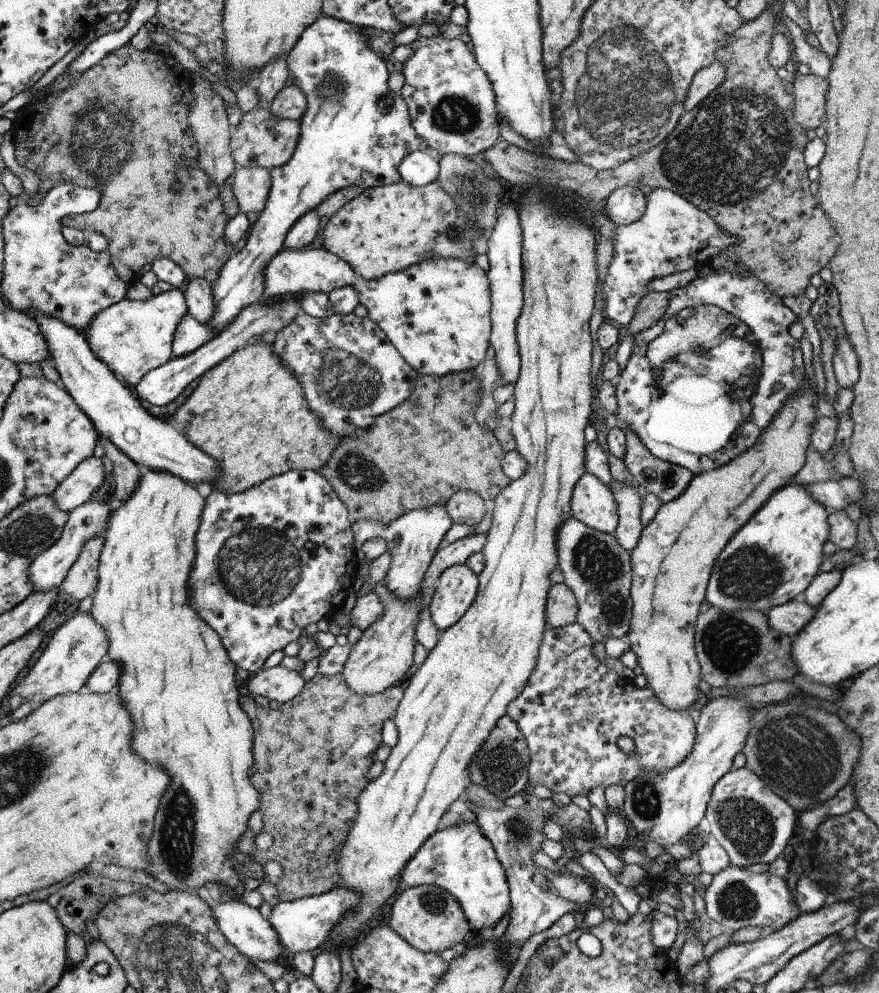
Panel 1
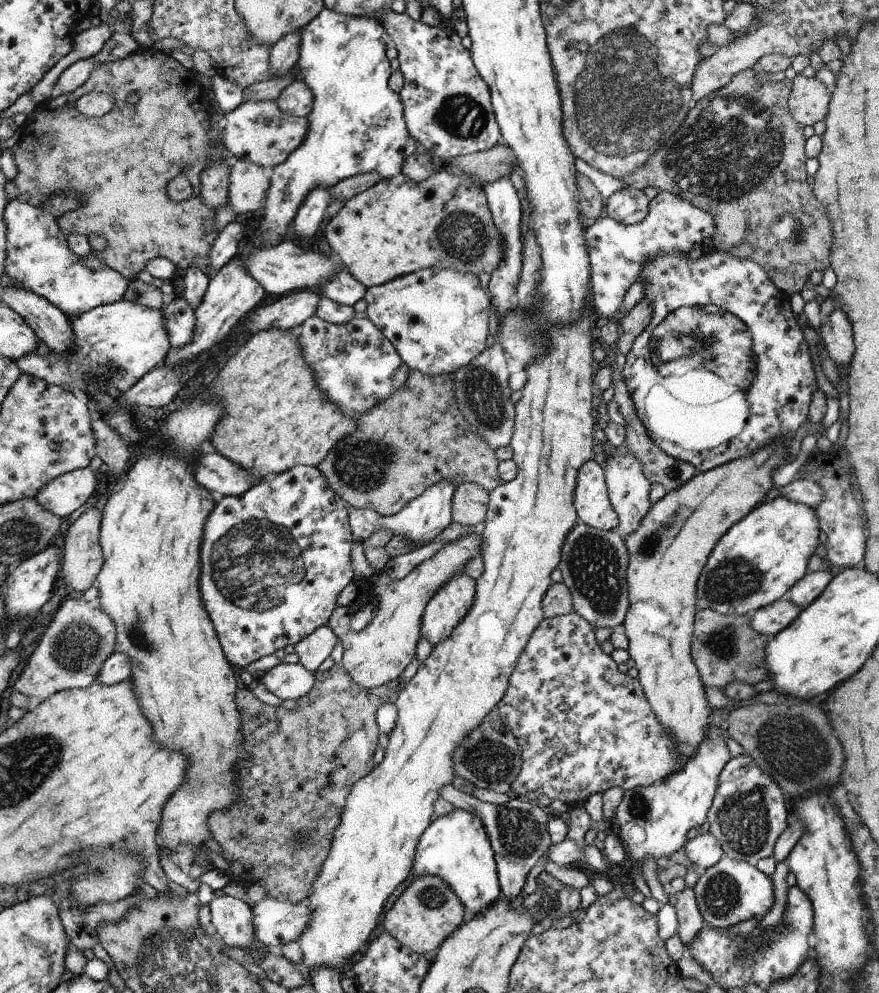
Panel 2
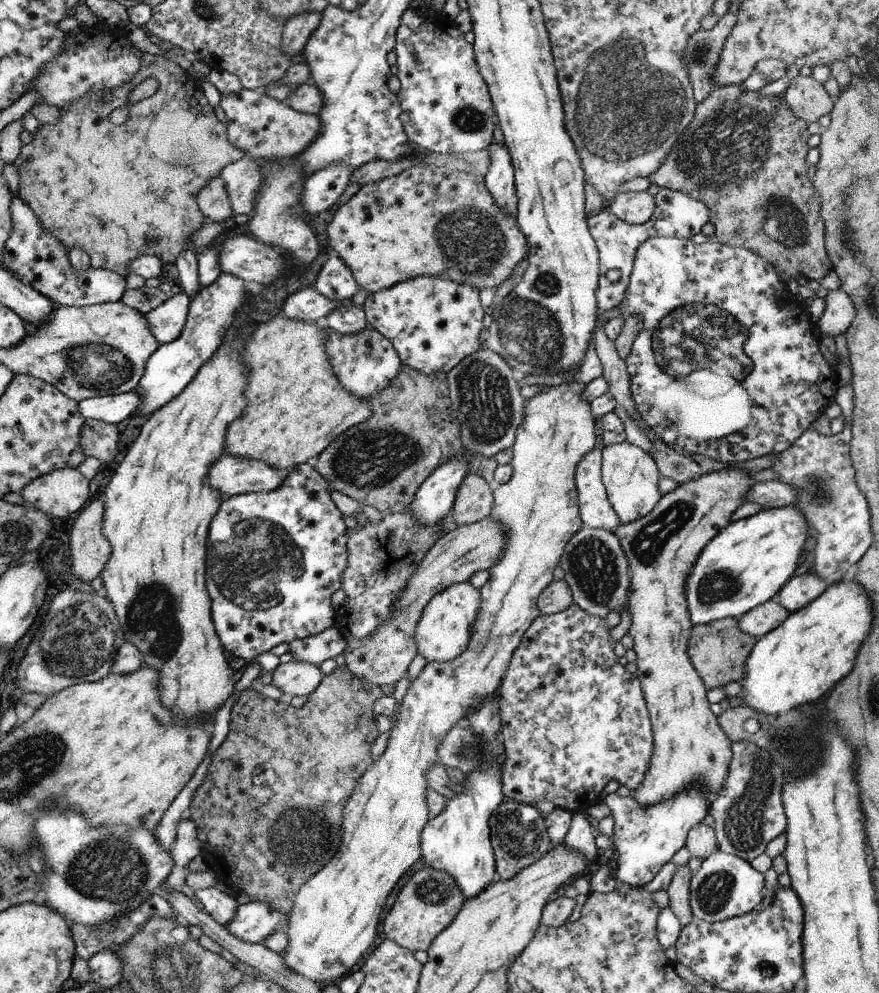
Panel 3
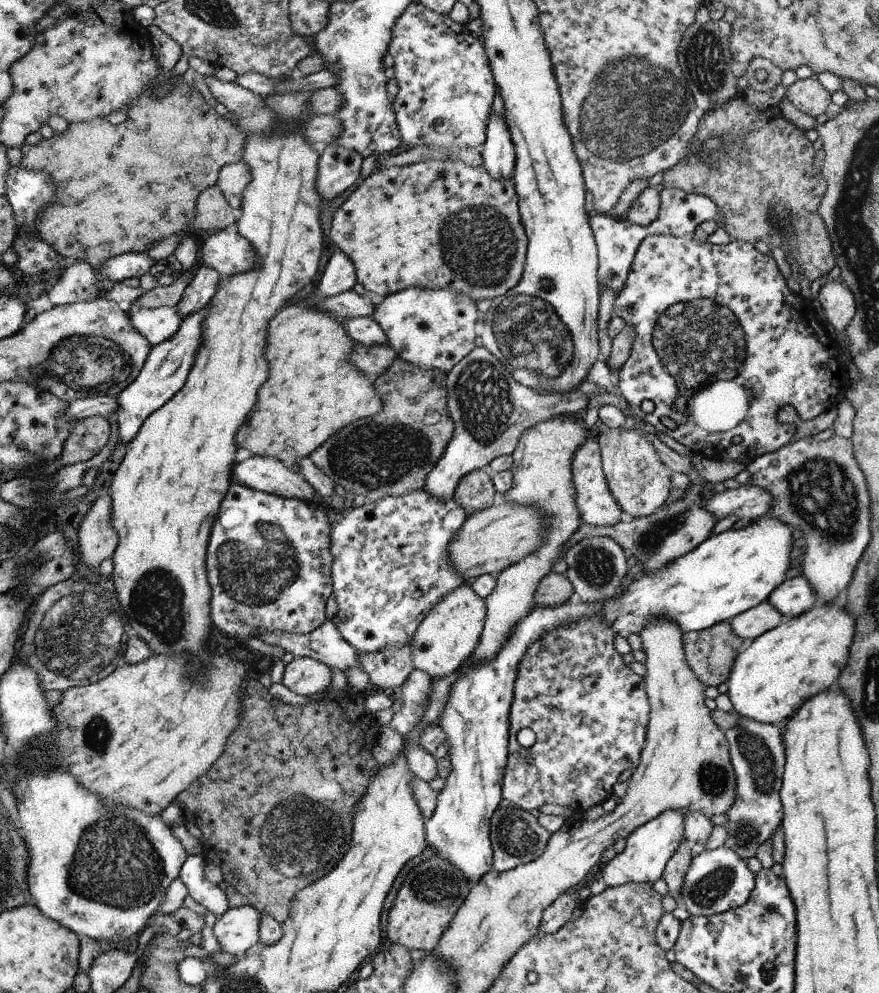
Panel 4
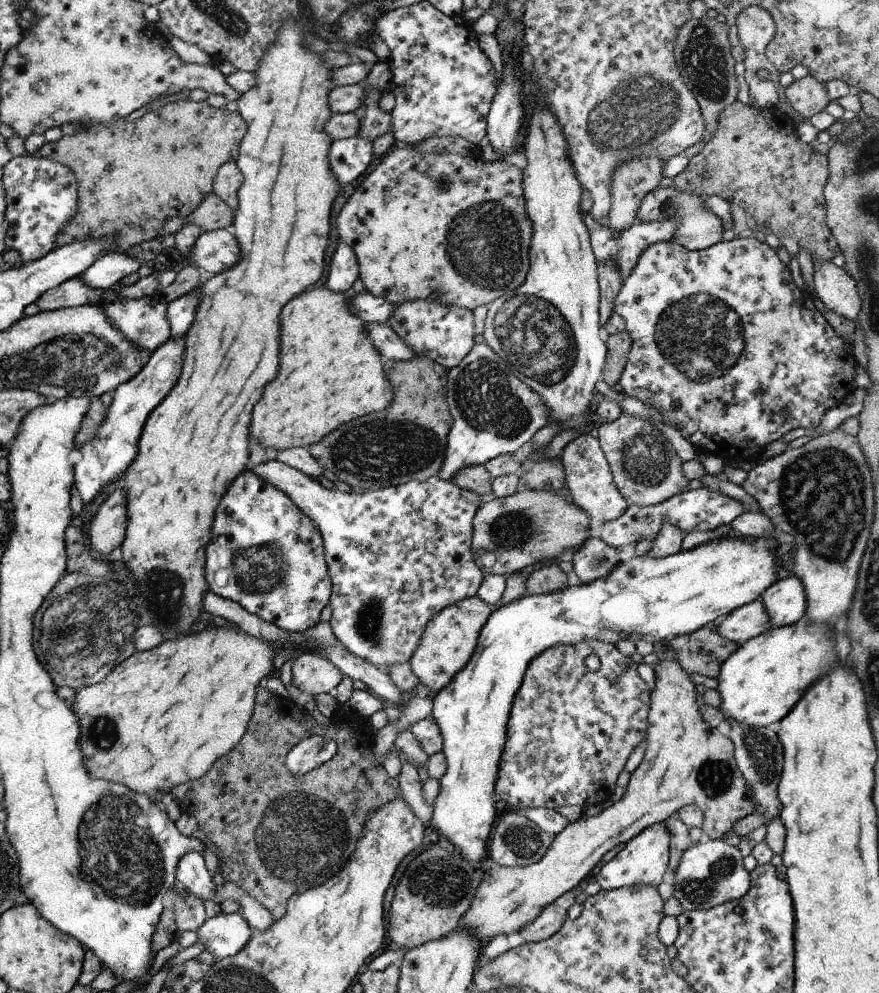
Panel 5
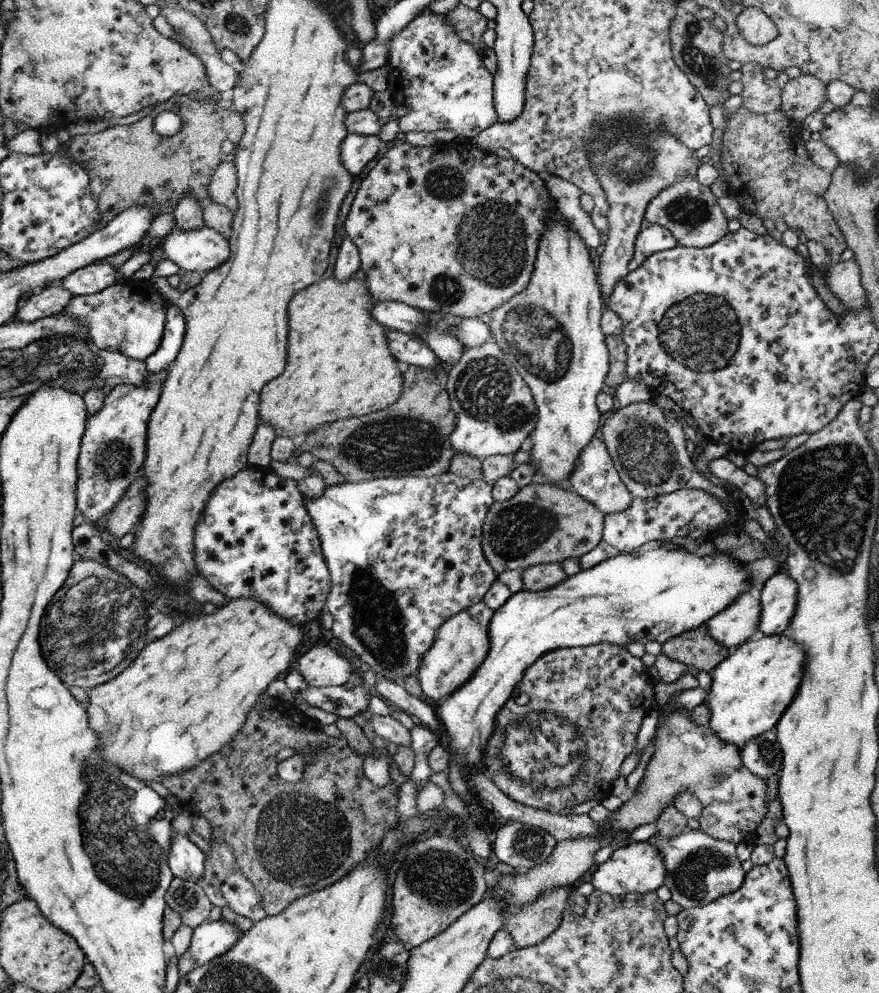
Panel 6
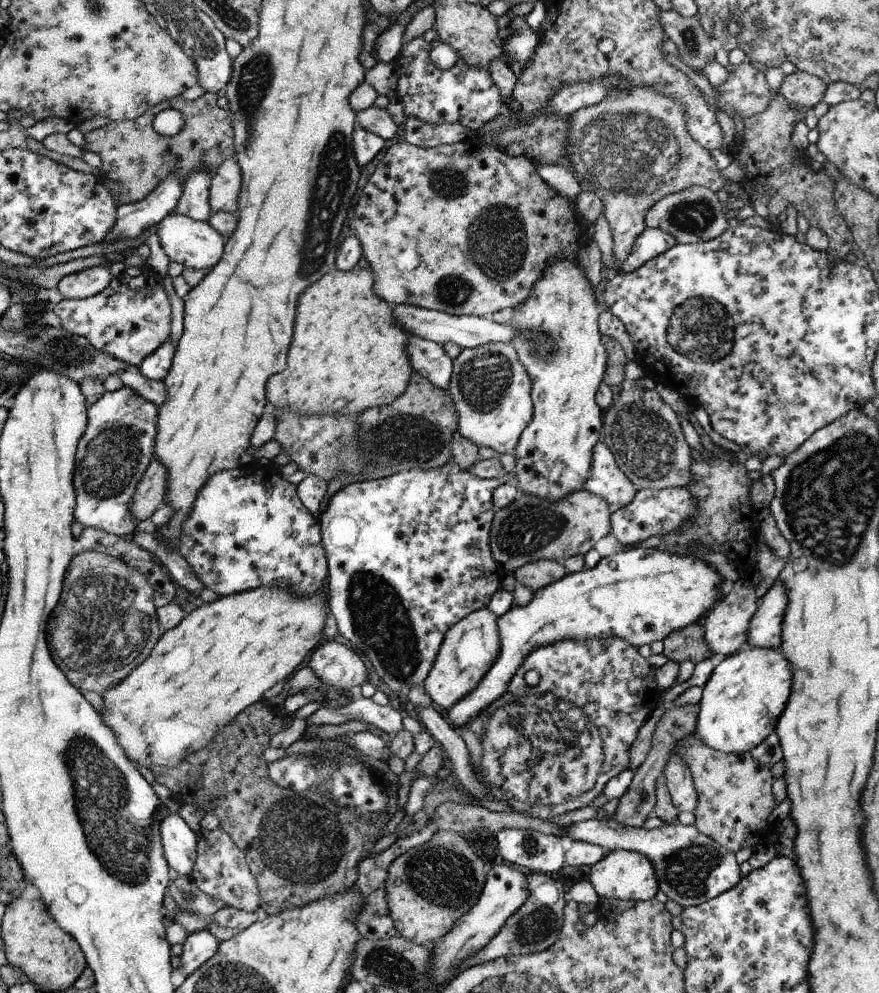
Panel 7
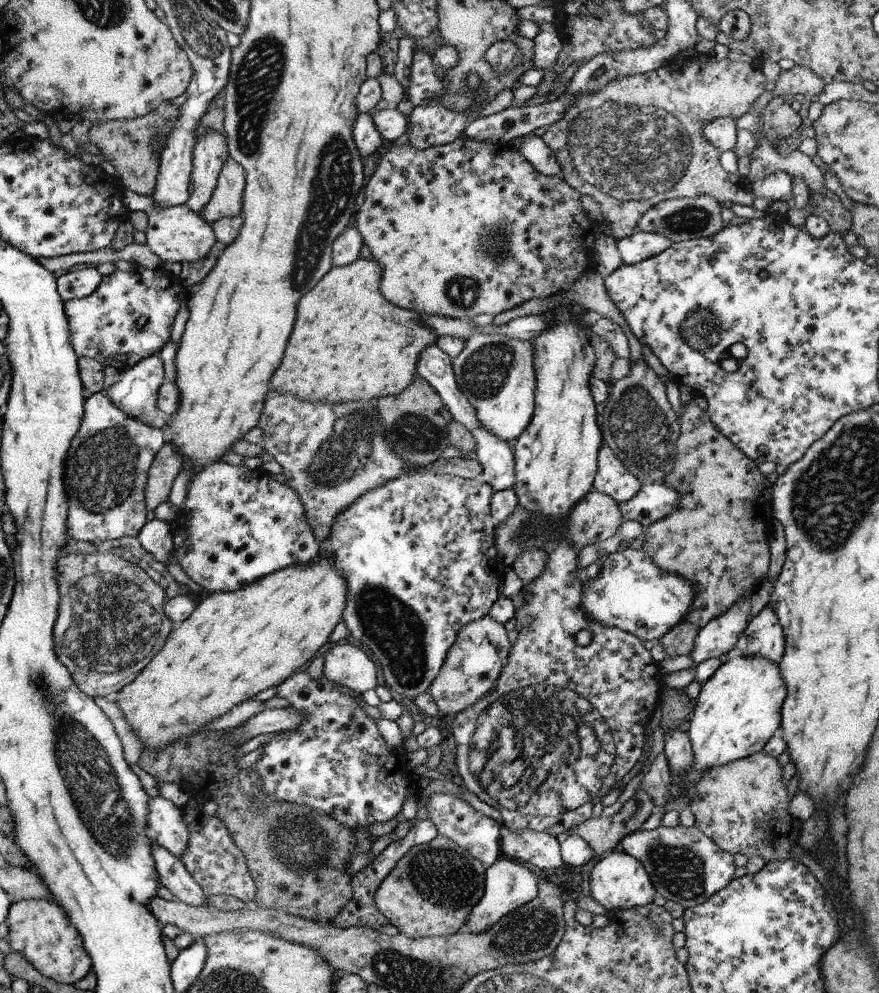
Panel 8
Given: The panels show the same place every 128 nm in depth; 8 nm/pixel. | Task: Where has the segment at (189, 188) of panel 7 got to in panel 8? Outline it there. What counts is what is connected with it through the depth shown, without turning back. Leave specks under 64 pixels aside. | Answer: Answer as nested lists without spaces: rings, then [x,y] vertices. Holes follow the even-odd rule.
[[[208,130],[208,134],[200,136],[194,148],[194,165],[192,166],[191,183],[193,186],[192,198],[186,206],[192,206],[191,211],[201,215],[210,202],[217,178],[229,158],[227,137],[220,132]]]

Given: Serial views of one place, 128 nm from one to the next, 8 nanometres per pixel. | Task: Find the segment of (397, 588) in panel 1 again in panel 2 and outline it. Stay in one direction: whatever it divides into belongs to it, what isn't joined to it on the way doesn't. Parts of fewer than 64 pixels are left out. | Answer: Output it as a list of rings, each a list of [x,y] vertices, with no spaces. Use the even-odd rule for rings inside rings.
[[[438,482],[411,500],[400,512],[384,517],[372,509],[350,508],[352,530],[355,531],[356,541],[363,543],[369,536],[378,530],[388,530],[392,536],[402,536],[407,542],[413,545],[413,550],[418,550],[426,544],[430,544],[442,531],[444,531],[452,518],[452,498],[455,486],[452,482]]]

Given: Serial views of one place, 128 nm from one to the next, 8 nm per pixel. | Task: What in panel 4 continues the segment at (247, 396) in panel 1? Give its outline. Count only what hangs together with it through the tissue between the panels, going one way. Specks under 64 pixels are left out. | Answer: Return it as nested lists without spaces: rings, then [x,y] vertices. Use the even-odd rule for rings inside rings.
[[[302,301],[288,305],[276,314],[276,322],[272,322],[272,350],[268,350],[268,358],[272,358],[272,378],[264,382],[260,402],[256,402],[256,410],[251,412],[252,418],[248,418],[248,426],[240,430],[240,440],[236,446],[240,444],[240,448],[252,454],[291,464],[298,458],[309,457],[328,438],[334,437],[358,418],[380,414],[383,402],[377,393],[376,382],[356,370],[356,366],[350,362],[355,343],[346,334],[341,322],[326,312],[320,312],[314,308],[314,304],[306,306]]]

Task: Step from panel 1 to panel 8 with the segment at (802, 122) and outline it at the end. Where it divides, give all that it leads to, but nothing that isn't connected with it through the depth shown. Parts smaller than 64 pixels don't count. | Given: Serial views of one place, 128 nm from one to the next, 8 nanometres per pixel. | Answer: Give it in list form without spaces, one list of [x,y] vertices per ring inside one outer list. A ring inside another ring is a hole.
[[[794,65],[790,70],[781,70],[778,82],[772,91],[774,97],[795,96],[810,102],[818,100],[825,82],[810,68]]]

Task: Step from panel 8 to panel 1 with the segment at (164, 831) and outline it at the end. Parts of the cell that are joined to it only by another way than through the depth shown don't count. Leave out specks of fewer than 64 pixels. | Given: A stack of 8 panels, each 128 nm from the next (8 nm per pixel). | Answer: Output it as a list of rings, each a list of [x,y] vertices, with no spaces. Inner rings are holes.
[[[231,900],[222,904],[216,910],[215,920],[219,924],[220,930],[227,936],[228,942],[232,943],[240,954],[247,956],[251,961],[276,962],[285,951],[272,924],[260,915],[258,909],[250,907],[242,901]]]

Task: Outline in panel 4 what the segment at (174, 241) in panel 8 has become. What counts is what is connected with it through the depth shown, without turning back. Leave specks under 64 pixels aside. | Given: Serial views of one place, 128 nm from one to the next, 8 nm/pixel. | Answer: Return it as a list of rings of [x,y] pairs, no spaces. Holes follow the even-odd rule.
[[[224,229],[205,239],[199,248],[200,264],[214,268],[220,275],[236,276],[256,266],[256,248],[243,235]]]

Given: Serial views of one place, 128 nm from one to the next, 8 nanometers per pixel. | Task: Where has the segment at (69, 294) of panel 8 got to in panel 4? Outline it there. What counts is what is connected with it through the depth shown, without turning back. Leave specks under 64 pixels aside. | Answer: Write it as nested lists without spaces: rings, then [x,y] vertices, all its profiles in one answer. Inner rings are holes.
[[[126,253],[110,258],[104,262],[97,270],[98,278],[102,280],[112,280],[112,282],[122,283],[126,278],[140,278],[156,264],[156,261],[147,253]]]

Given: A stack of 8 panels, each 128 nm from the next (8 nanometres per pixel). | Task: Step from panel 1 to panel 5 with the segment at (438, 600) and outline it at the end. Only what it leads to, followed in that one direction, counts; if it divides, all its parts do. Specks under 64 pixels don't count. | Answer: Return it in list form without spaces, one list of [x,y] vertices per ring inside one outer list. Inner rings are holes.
[[[478,596],[464,598],[452,606],[440,610],[432,620],[426,624],[426,630],[422,634],[421,644],[412,654],[409,663],[418,677],[419,682],[428,686],[434,694],[440,692],[444,686],[448,686],[456,674],[467,666],[468,660],[472,658],[478,644],[482,628],[495,609]]]

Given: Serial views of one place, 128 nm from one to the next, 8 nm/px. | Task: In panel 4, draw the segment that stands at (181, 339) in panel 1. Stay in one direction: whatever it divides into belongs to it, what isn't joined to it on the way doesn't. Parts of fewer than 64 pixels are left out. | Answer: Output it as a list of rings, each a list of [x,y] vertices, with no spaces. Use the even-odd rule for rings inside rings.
[[[132,305],[127,314],[132,320],[132,326],[148,339],[152,348],[174,337],[184,319],[184,314],[180,314],[176,306],[138,308]]]

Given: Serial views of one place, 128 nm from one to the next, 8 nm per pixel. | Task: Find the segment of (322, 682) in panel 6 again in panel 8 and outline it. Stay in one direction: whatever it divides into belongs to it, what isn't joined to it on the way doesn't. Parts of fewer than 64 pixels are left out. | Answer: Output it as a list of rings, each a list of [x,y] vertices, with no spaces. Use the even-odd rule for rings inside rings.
[[[336,643],[323,657],[323,674],[330,682],[350,688],[361,695],[366,690],[376,689],[376,664],[362,648]]]

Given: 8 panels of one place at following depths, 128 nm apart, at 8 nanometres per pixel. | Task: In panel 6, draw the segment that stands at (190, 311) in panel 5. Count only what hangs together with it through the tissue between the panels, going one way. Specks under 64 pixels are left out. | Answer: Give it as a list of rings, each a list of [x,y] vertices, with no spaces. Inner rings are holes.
[[[170,305],[167,311],[166,332],[163,333],[163,342],[154,354],[147,358],[147,368],[152,374],[160,374],[167,370],[174,362],[186,334],[184,314],[178,306]]]

